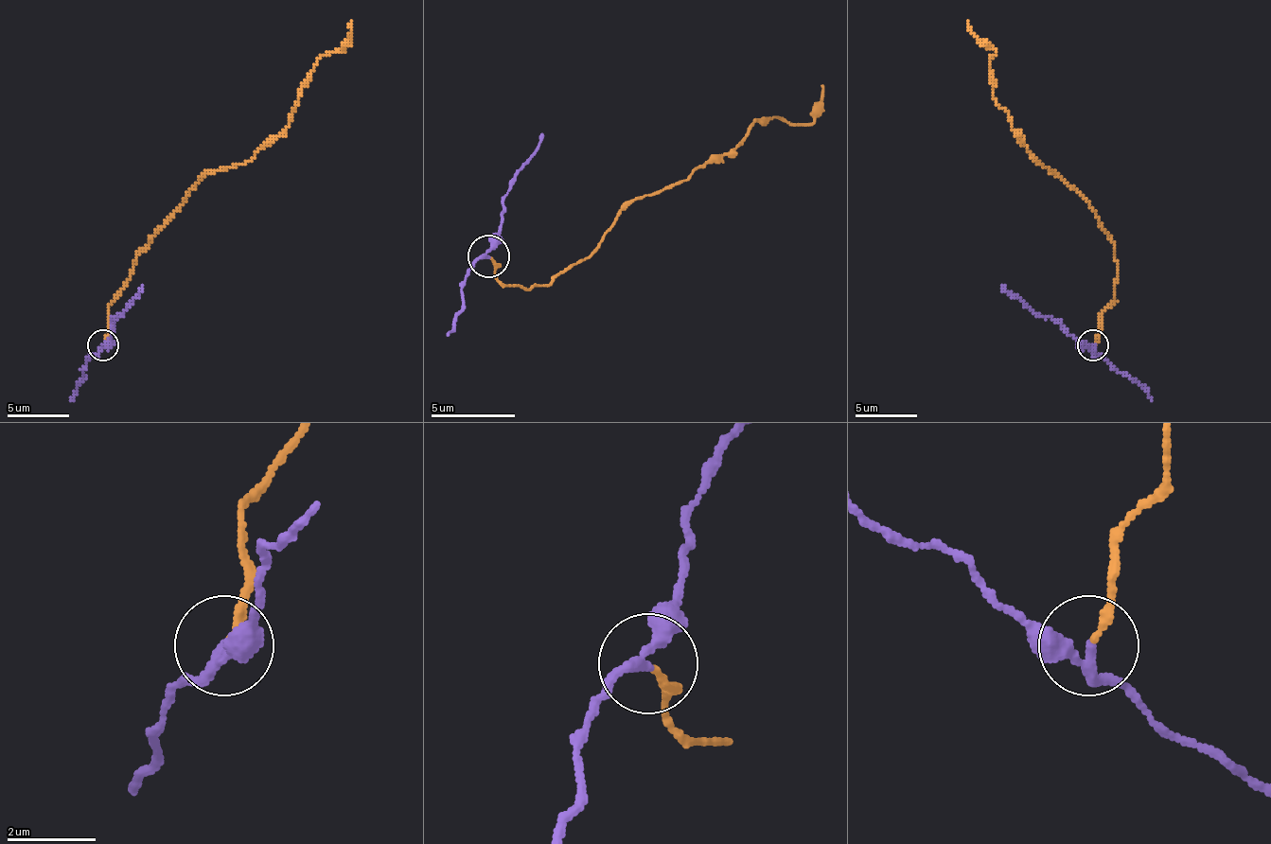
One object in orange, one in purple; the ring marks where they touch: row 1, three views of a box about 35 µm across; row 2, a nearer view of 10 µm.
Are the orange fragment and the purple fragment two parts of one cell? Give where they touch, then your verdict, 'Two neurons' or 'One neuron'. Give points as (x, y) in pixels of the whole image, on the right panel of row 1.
Place: (1093, 345). Two neurons

